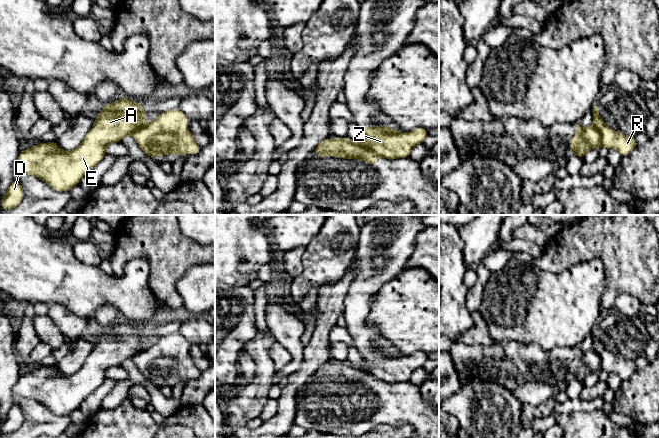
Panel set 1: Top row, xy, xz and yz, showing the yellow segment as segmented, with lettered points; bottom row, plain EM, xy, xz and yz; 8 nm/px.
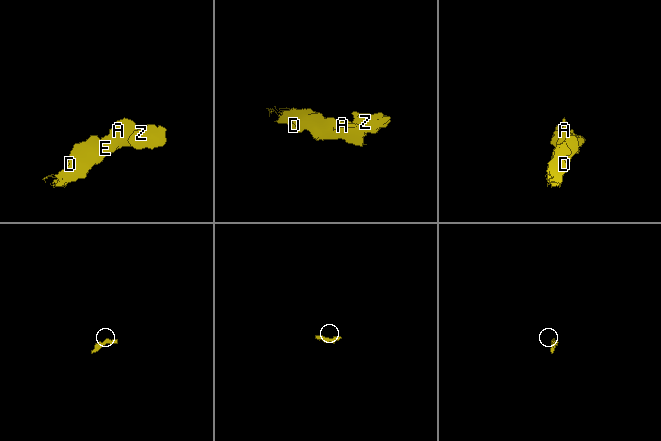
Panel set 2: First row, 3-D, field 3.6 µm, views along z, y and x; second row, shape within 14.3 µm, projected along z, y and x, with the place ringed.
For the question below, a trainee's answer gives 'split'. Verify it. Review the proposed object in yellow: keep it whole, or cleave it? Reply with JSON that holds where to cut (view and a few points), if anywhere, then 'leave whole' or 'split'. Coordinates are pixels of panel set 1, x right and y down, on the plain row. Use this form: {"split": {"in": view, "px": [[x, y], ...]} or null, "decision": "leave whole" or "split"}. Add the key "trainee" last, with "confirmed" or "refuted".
{"split": {"in": "yz", "px": [[592, 349], [600, 358], [601, 369]]}, "decision": "split", "trainee": "confirmed"}

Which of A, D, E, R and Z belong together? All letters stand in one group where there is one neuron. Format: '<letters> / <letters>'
A D E R / Z

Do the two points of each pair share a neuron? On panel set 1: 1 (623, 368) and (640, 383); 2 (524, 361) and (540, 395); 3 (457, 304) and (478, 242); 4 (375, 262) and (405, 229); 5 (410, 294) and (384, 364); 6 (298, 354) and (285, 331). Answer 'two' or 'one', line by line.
1: two
2: two
3: two
4: one
5: two
6: one

